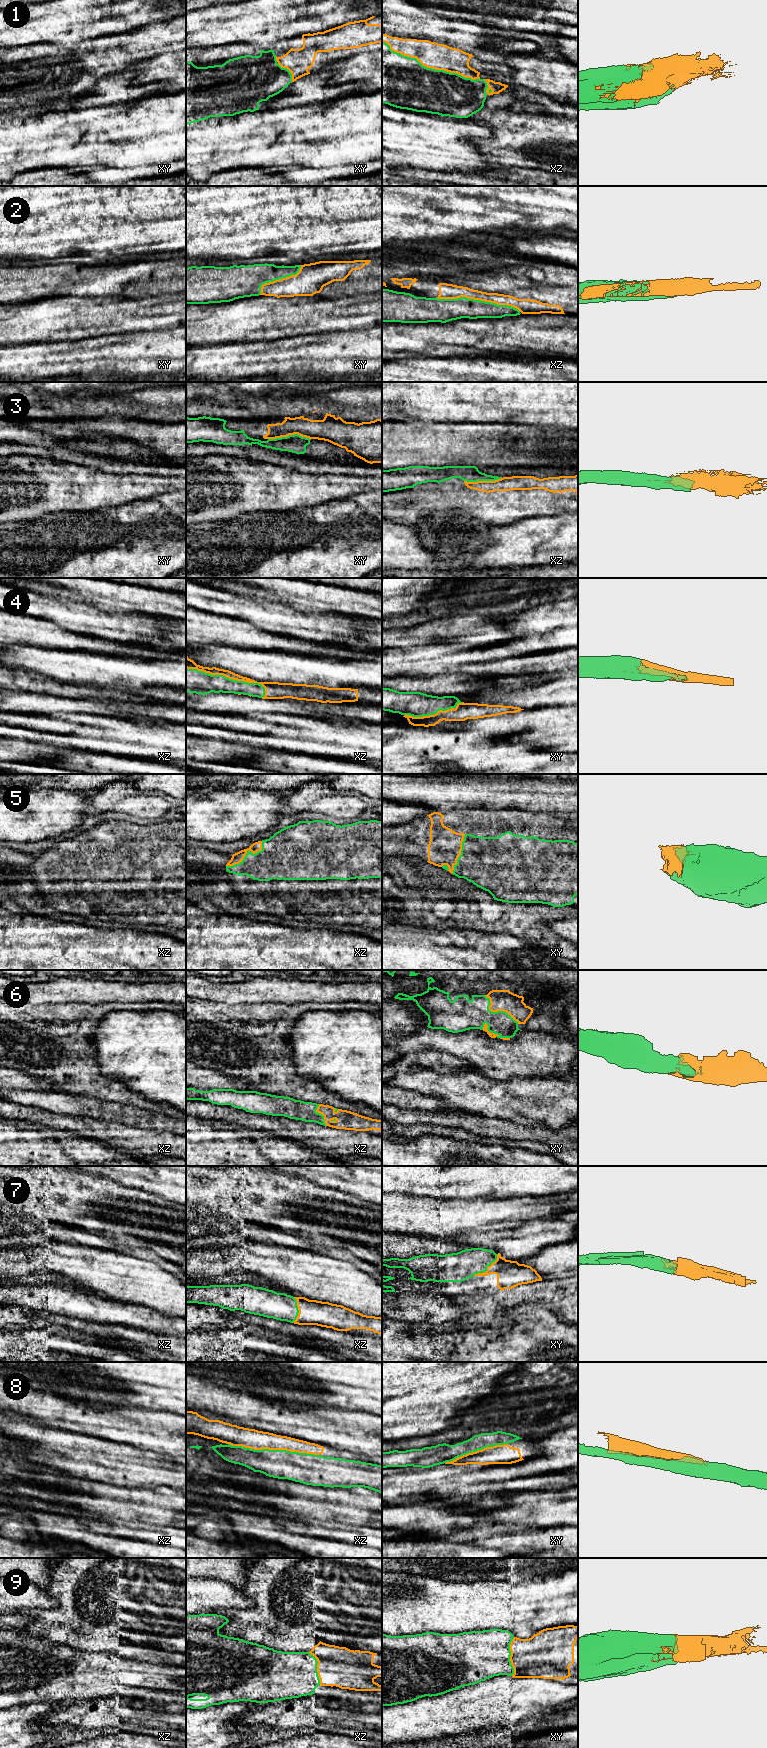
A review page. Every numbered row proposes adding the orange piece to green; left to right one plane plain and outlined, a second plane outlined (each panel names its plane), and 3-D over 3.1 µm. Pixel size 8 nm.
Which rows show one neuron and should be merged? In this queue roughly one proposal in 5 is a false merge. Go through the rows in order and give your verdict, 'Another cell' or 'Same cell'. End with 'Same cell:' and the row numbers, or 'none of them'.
1: Same cell
2: Same cell
3: Another cell
4: Same cell
5: Same cell
6: Same cell
7: Same cell
8: Same cell
9: Same cell
Same cell: 1, 2, 4, 5, 6, 7, 8, 9

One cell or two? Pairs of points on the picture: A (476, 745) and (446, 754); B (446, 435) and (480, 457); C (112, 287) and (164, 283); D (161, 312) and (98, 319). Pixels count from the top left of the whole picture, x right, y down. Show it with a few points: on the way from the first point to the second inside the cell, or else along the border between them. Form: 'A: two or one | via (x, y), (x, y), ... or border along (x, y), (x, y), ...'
A: one | via (469, 752), (467, 754), (453, 754)
B: one | via (454, 443), (467, 444), (472, 449)
C: one | via (125, 286), (132, 283), (151, 283)
D: one | via (145, 314), (114, 315)

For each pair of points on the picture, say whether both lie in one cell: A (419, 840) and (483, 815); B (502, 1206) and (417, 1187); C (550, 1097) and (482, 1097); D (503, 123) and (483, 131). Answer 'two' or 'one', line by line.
A: one
B: two
C: one
D: two

